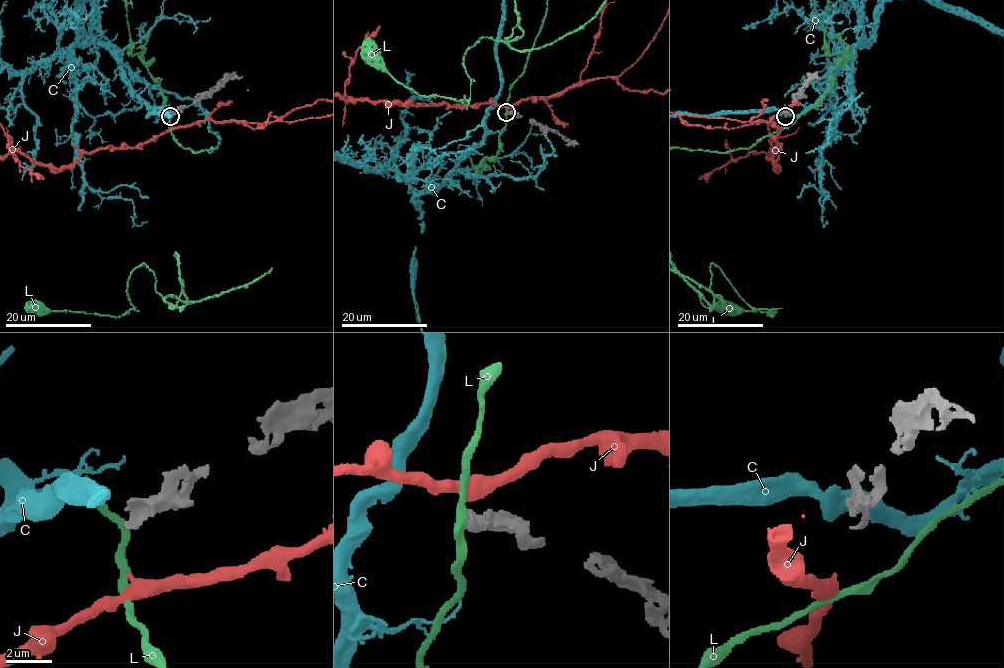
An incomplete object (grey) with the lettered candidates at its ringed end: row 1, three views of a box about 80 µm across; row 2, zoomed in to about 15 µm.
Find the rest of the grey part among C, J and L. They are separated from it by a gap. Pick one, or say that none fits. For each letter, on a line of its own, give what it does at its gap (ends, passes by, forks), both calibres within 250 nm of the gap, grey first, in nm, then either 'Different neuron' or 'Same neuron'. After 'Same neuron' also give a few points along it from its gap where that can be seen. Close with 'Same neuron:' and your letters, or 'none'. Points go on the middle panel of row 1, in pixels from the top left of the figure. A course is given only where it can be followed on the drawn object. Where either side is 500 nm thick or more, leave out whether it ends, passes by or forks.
C: Thickness 280 nm (grey) against 550 nm. Different neuron
J: It ends there. Thickness 280 nm (grey) against 440 nm. Different neuron
L: It passes by. Thickness 280 nm (grey) against 320 nm. Different neuron
Same neuron: none

